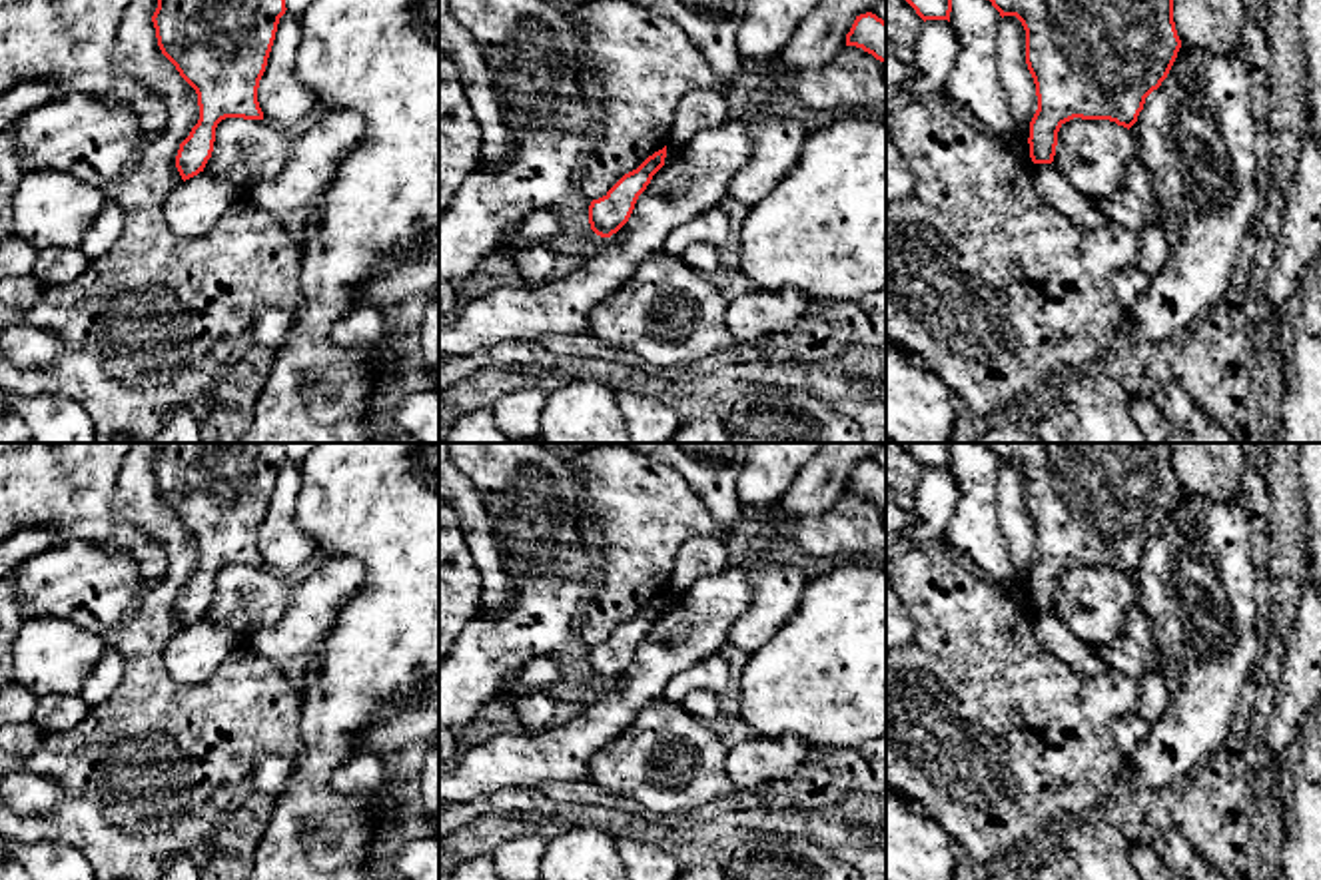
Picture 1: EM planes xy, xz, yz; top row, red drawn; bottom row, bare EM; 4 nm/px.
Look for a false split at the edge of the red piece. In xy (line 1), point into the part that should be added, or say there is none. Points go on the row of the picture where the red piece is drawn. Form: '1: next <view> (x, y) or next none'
1: next none

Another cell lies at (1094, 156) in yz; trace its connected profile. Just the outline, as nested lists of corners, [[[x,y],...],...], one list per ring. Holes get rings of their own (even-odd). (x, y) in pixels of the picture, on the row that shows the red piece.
[[[1074,118],[1058,132],[1052,164],[1076,192],[1096,202],[1115,198],[1135,158],[1135,138],[1127,128],[1109,120]]]

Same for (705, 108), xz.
[[[702,88],[686,94],[676,106],[670,144],[684,146],[696,134],[722,124],[728,118],[726,94]]]

